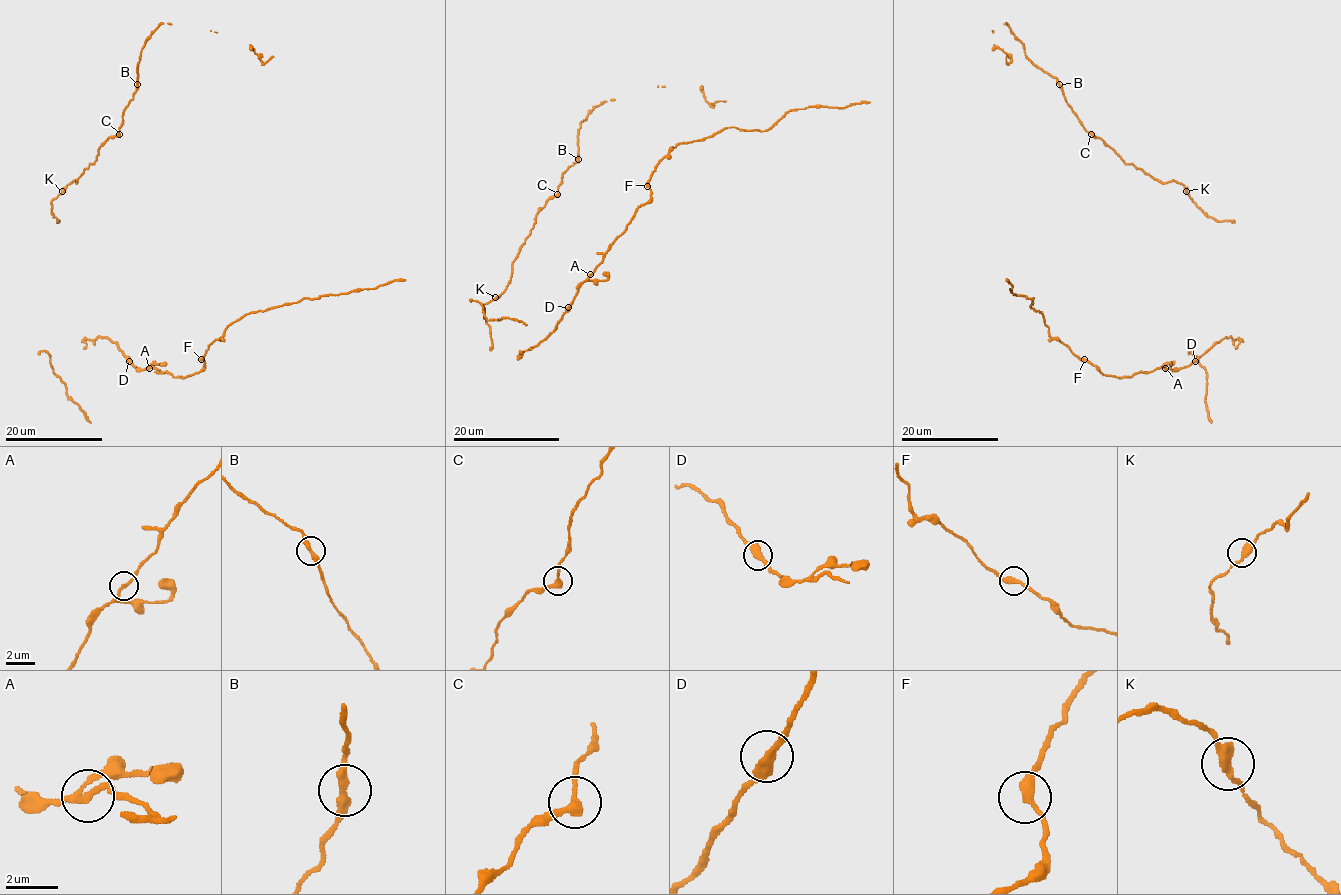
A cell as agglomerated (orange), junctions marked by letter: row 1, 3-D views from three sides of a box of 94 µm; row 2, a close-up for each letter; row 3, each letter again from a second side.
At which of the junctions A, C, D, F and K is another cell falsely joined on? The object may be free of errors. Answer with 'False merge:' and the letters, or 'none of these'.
False merge: none of these

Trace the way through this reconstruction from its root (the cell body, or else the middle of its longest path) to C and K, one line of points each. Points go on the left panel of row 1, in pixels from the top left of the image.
C: (59, 223), (53, 216), (51, 202), (93, 164), (98, 149), (108, 138), (119, 133)
K: (59, 223), (53, 216), (51, 202), (62, 191)

